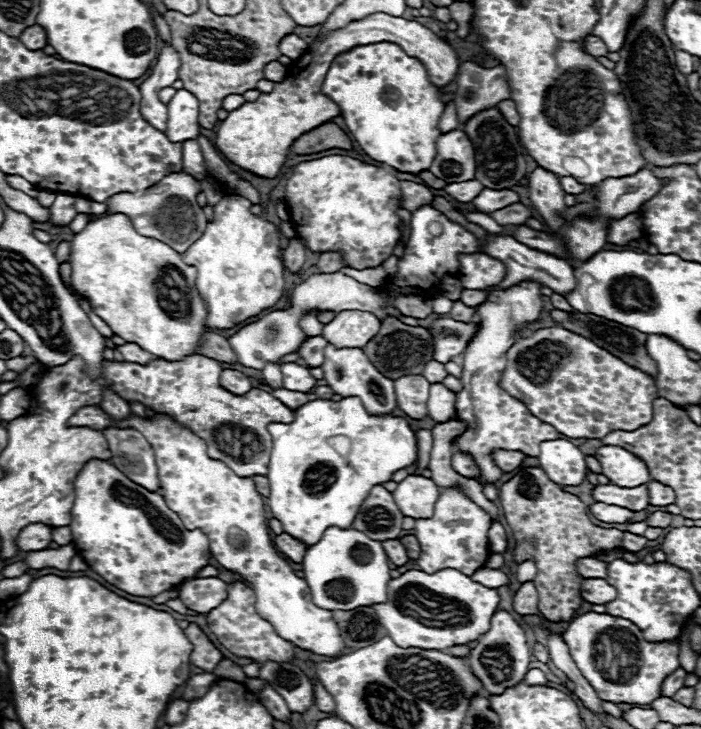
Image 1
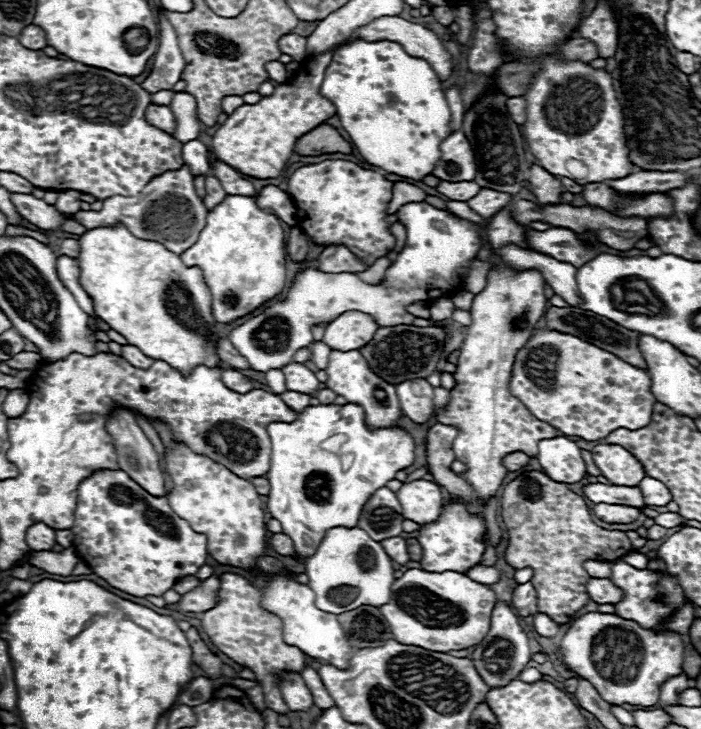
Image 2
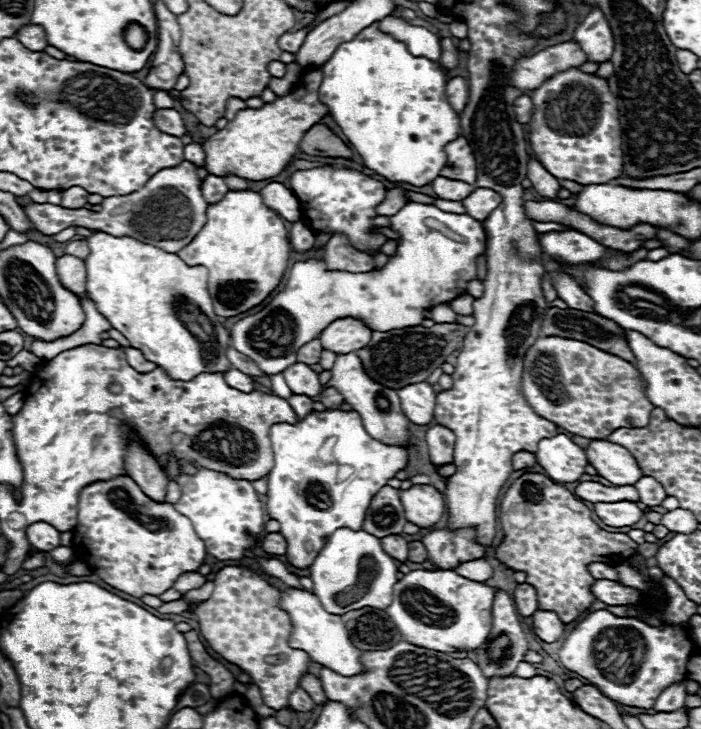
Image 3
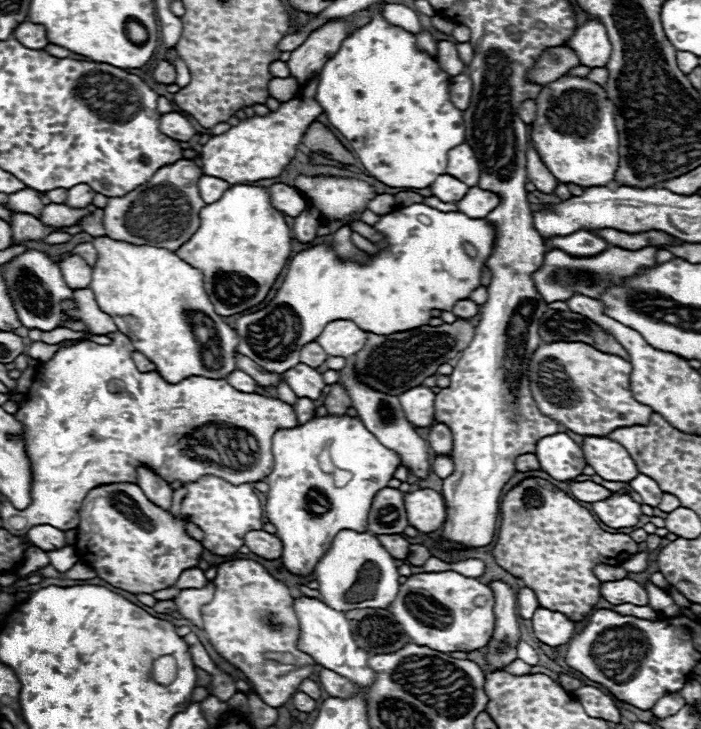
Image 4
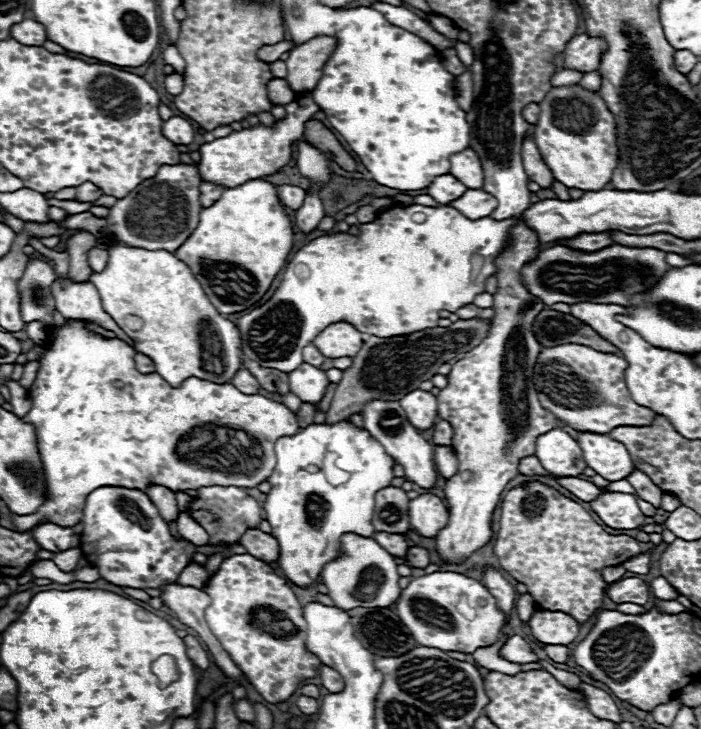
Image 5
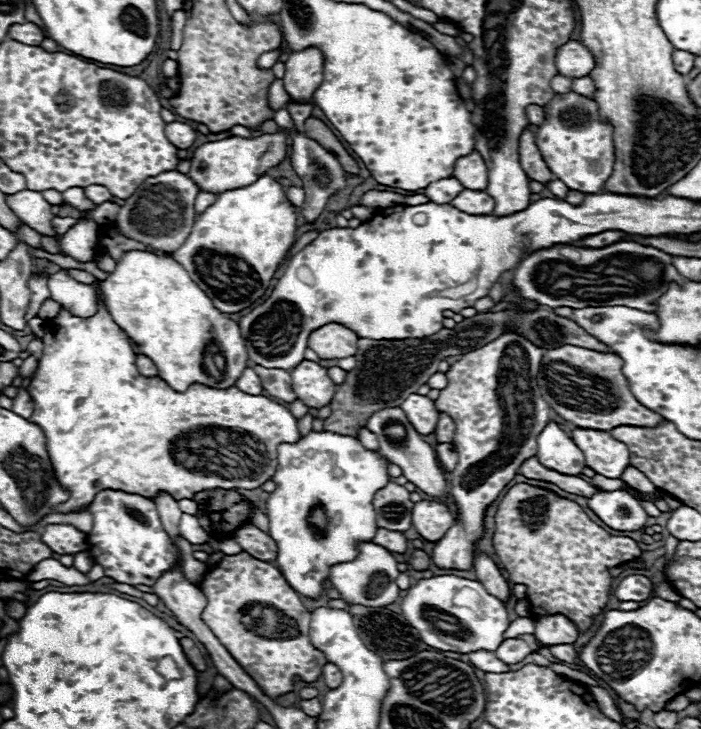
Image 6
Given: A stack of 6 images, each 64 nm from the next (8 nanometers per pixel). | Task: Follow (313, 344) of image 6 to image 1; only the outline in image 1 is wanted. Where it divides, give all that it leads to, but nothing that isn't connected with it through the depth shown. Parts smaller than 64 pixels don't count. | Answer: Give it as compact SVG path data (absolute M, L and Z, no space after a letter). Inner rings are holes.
M344 310L324 326L324 338L338 348L362 348L380 330L380 320L362 310Z

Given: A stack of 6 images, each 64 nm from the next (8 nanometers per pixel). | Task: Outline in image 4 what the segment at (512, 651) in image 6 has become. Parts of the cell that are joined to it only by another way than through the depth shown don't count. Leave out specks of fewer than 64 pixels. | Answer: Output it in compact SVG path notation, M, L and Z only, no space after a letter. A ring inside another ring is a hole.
M520 640L518 644L516 644L516 658L518 660L522 660L522 662L526 662L526 664L538 664L538 654L536 654L536 650L530 646L530 644L526 644L524 640Z

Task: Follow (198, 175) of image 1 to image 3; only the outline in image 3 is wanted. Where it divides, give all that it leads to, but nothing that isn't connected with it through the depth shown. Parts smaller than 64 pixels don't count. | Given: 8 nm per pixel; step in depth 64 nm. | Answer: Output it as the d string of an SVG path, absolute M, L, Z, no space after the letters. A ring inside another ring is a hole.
M192 142L192 144L188 144L186 148L184 148L184 158L188 160L188 162L192 162L192 164L196 164L196 166L204 166L204 150L202 150L202 146L200 144L196 144L196 142Z

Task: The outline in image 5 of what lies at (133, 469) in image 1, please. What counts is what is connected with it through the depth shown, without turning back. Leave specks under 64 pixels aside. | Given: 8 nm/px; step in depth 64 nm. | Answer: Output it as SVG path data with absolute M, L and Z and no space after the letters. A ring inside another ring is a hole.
M150 486L146 494L158 506L158 512L162 514L162 518L166 518L166 522L178 520L180 510L176 506L176 496L172 490L168 490L164 486Z

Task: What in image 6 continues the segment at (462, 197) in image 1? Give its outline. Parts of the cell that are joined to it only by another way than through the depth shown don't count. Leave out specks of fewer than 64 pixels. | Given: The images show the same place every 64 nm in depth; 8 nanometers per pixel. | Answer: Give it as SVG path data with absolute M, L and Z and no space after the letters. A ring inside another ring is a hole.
M444 178L444 180L432 182L428 188L420 190L420 192L430 202L452 202L462 190L464 190L464 186L456 178Z

